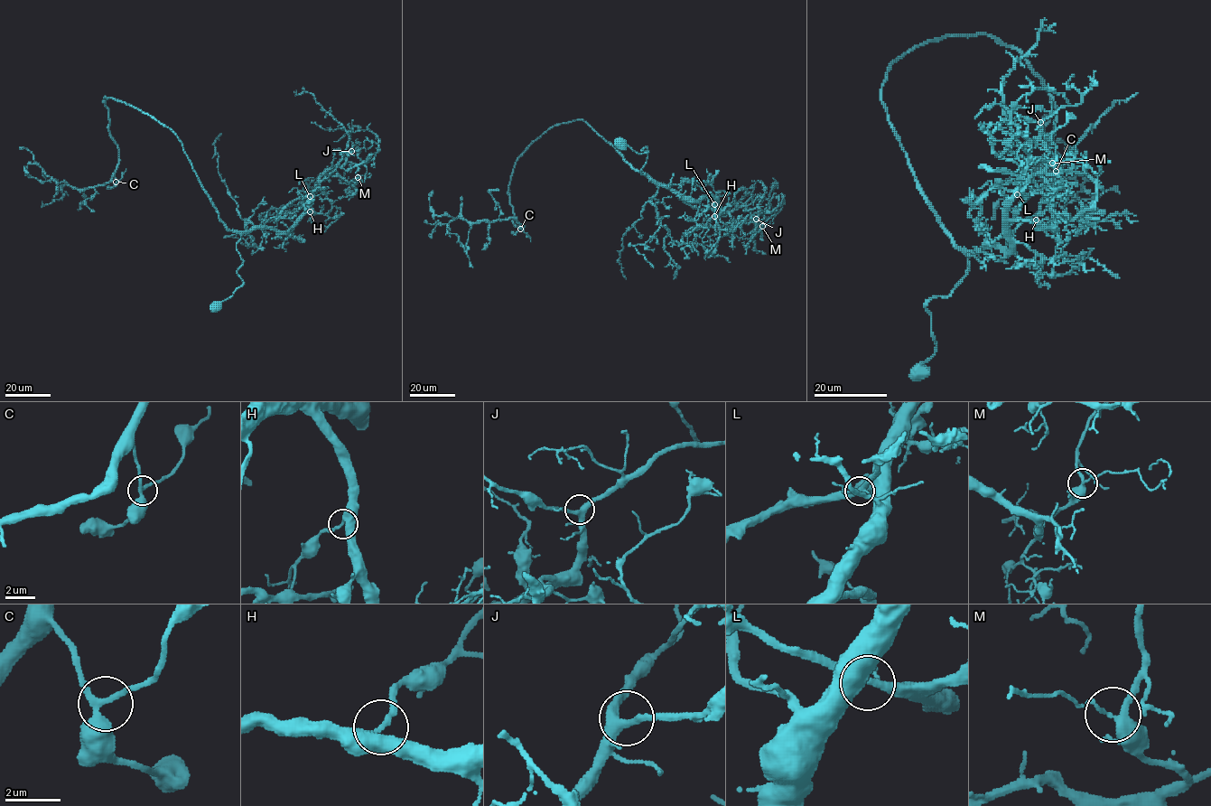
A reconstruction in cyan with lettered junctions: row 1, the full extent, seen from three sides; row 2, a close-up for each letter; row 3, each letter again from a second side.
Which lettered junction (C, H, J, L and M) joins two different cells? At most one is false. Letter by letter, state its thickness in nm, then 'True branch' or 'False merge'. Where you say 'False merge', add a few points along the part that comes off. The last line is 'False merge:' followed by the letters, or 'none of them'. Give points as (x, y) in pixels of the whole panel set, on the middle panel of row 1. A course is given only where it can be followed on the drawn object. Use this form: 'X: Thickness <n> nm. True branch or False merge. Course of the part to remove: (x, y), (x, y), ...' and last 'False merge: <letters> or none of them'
C: Thickness 280 nm. True branch
H: Thickness 280 nm. True branch
J: Thickness 340 nm. True branch
L: Thickness 240 nm. False merge. Course of the part to remove: (714, 204), (716, 224), (692, 227), (683, 237), (683, 242), (690, 244), (698, 255)
M: Thickness 240 nm. True branch
False merge: L

